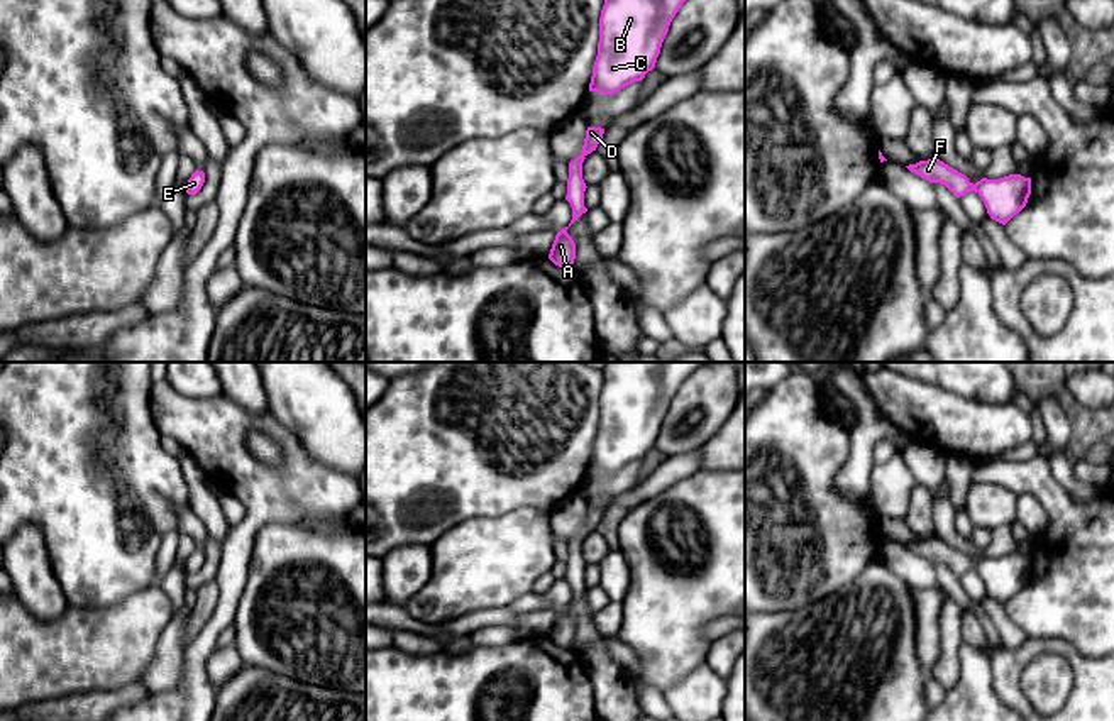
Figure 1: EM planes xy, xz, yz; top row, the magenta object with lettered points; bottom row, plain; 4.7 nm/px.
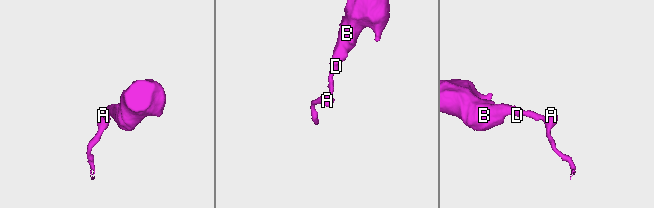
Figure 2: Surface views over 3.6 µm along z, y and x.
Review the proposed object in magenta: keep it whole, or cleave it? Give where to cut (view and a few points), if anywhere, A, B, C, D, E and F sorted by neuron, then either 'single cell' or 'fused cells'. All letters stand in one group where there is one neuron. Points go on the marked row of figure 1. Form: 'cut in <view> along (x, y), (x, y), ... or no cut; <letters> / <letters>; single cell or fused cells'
no cut; A B C D E F; single cell

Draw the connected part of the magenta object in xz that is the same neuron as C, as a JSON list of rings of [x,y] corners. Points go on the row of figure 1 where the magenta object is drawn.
[[[604,0],[589,91],[613,95],[655,68],[669,25],[686,0]]]

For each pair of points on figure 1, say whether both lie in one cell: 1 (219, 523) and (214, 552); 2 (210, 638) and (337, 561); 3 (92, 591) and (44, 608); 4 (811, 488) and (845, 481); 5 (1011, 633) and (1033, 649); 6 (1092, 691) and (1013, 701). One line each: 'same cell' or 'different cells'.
1: different cells
2: different cells
3: different cells
4: different cells
5: different cells
6: same cell

